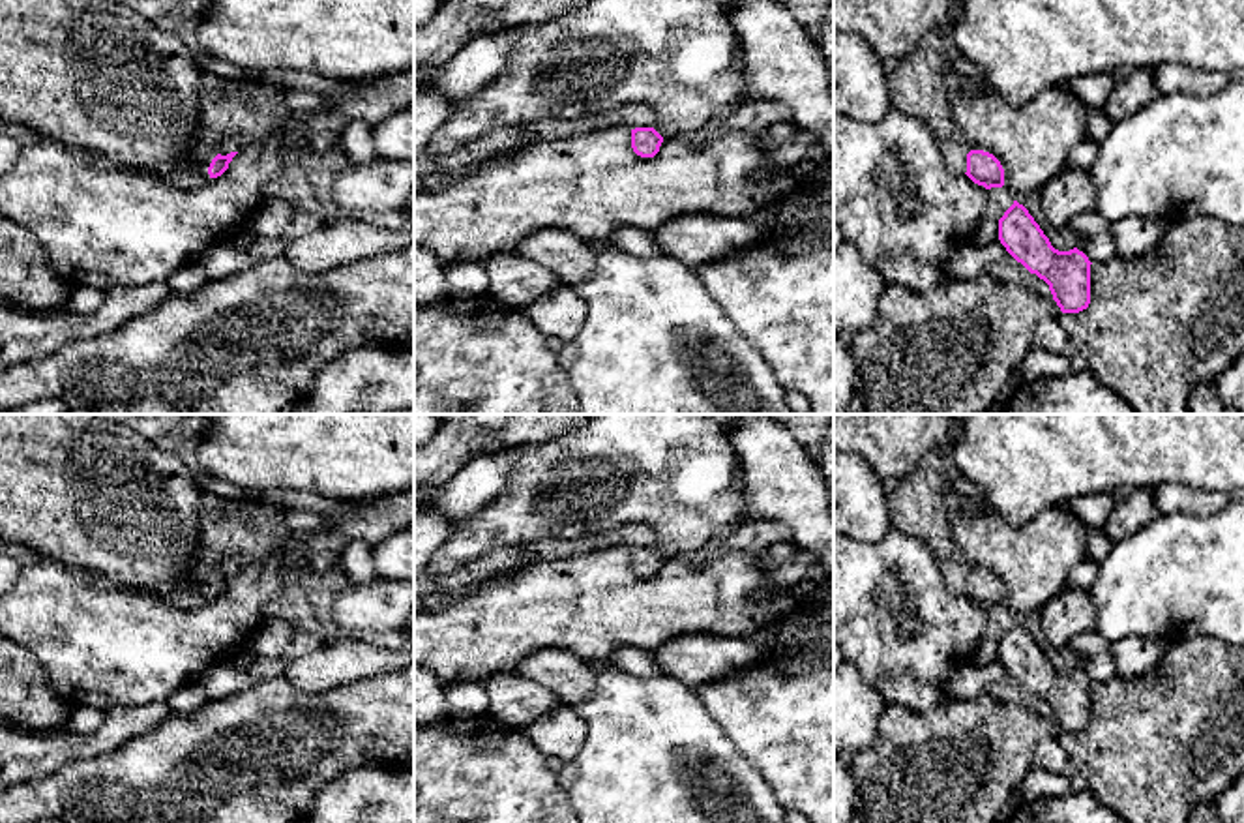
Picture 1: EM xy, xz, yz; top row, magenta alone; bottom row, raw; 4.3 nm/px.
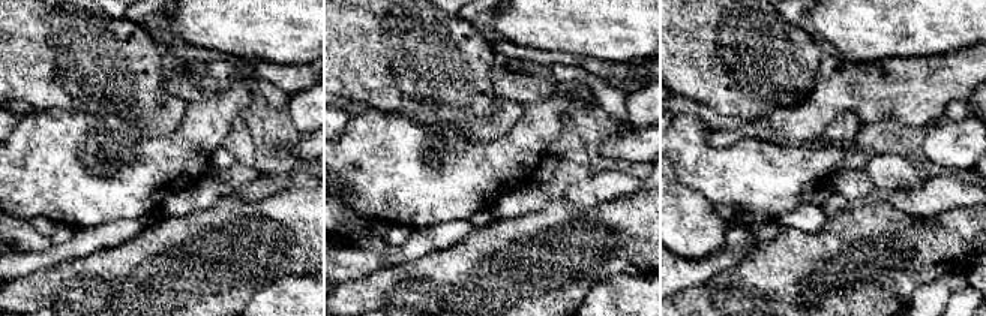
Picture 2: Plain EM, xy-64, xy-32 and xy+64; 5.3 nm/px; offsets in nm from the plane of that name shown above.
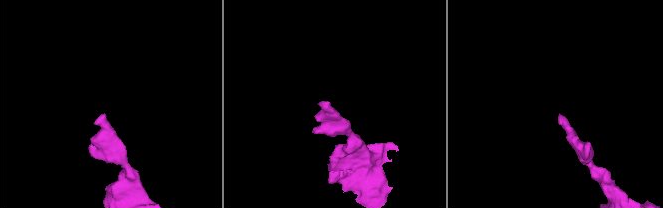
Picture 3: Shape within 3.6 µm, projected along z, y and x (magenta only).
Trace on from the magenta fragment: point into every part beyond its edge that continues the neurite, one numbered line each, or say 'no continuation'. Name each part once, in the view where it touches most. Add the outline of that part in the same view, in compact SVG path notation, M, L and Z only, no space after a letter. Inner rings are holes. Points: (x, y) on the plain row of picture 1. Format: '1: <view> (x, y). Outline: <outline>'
1: xy (94, 495). Outline: M0 414L0 542L17 544L69 570L86 570L120 587L146 589L176 607L210 600L208 587L221 574L238 572L240 559L223 559L206 581L191 577L199 546L199 510L204 493L176 456L141 433L96 414Z

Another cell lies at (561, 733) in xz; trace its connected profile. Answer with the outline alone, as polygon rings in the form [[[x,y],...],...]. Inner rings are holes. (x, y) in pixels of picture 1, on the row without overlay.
[[[560,705],[555,712],[526,724],[523,733],[541,754],[573,761],[588,735],[588,726],[573,707]]]

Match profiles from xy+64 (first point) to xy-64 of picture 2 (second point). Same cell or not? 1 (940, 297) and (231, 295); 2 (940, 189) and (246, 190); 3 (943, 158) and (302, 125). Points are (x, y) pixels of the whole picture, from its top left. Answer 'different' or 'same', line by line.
1: different
2: same
3: different

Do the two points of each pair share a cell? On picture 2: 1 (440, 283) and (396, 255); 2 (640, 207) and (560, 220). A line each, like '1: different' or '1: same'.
1: different
2: same

